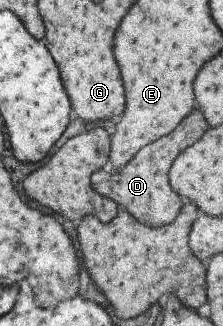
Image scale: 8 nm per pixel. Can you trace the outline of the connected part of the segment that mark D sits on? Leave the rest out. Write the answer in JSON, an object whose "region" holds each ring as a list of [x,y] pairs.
{"region":[[[192,110],[184,120],[178,122],[178,126],[170,134],[148,144],[146,148],[140,148],[140,152],[136,152],[124,168],[120,168],[112,174],[108,174],[102,169],[94,172],[90,176],[91,187],[100,193],[102,198],[114,200],[116,204],[124,206],[128,210],[128,214],[132,214],[138,222],[146,222],[148,226],[166,224],[180,210],[180,198],[168,186],[166,174],[170,168],[170,162],[176,158],[176,154],[180,150],[184,150],[188,144],[196,142],[204,130],[206,130],[206,122],[204,122],[200,110]]]}

